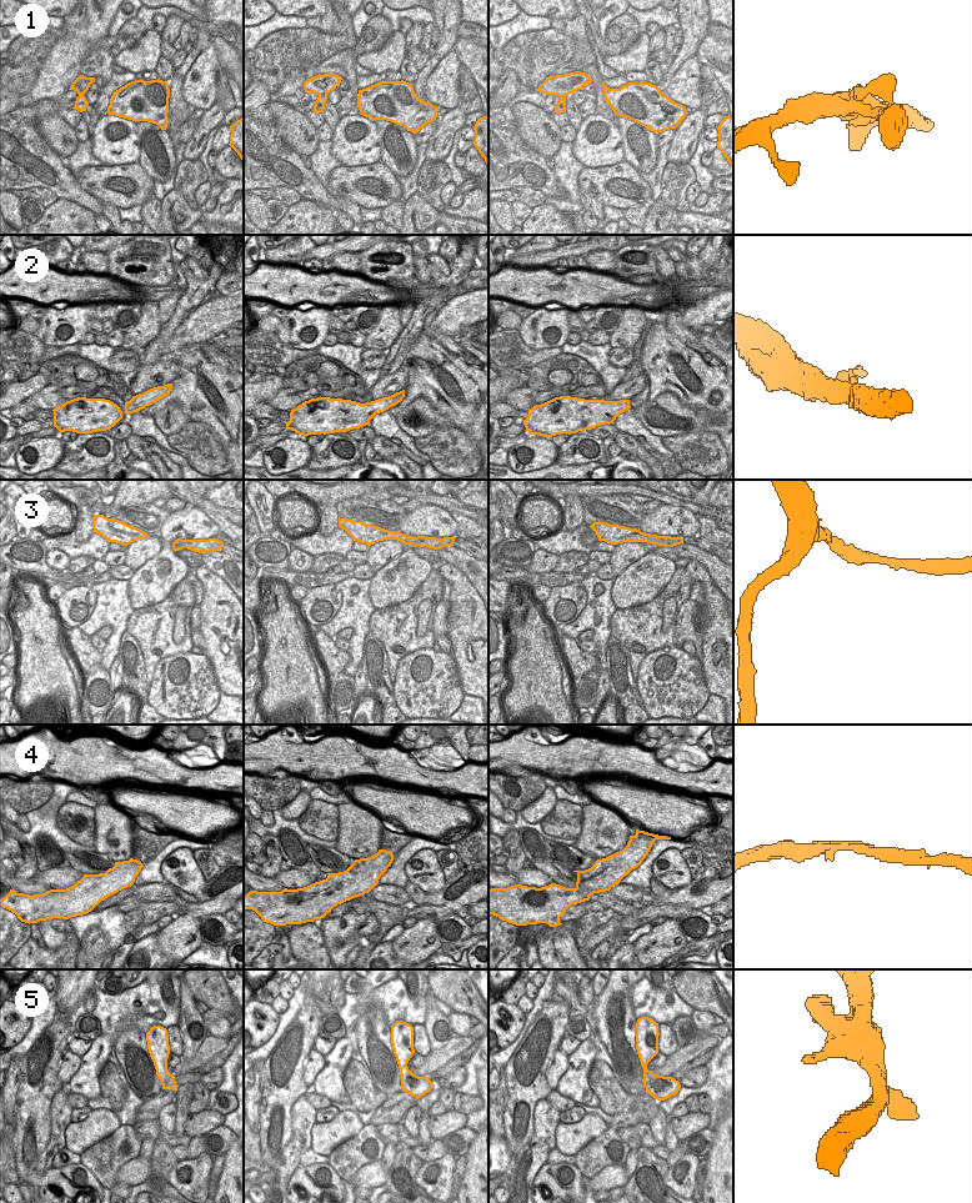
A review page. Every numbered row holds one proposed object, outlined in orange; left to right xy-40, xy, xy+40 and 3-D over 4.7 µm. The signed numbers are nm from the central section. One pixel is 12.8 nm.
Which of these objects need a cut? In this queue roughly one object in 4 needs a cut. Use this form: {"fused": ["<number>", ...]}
{"fused": []}

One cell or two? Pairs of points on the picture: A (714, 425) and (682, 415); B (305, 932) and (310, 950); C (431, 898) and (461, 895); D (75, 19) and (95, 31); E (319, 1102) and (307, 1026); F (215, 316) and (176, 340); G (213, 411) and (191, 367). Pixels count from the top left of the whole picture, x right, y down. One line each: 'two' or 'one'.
A: one
B: one
C: one
D: two
E: two
F: one
G: one

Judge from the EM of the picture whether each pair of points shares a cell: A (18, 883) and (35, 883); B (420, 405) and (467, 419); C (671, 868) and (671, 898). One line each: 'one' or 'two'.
A: one
B: two
C: two

